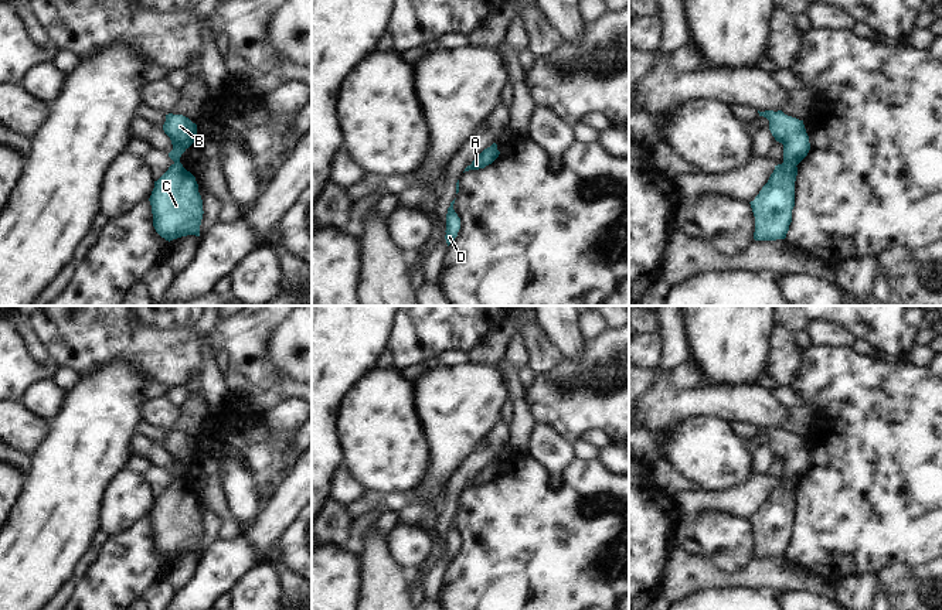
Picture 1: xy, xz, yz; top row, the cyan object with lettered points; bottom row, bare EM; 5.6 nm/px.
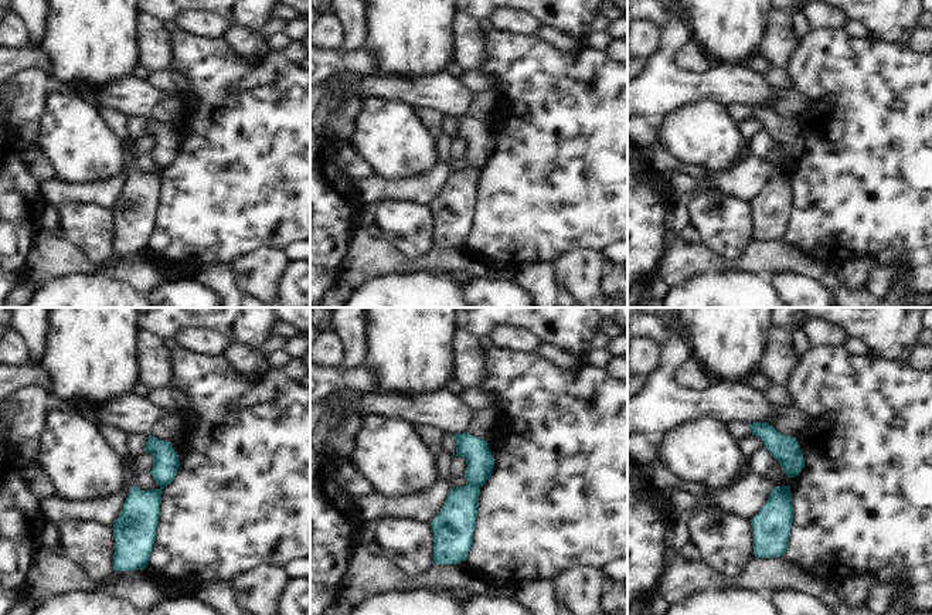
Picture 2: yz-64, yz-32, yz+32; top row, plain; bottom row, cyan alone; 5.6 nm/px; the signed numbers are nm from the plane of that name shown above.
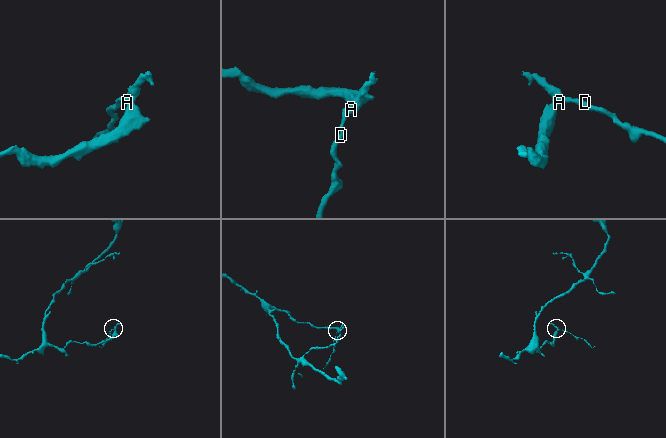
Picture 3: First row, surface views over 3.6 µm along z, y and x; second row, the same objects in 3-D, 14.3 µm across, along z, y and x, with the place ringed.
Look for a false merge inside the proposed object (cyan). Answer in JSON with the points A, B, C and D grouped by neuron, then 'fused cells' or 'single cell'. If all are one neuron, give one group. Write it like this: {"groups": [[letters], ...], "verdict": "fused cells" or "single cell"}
{"groups": [["A", "B", "D"], ["C"]], "verdict": "fused cells"}

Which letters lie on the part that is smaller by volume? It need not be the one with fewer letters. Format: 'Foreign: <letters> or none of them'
Foreign: A, B, D.

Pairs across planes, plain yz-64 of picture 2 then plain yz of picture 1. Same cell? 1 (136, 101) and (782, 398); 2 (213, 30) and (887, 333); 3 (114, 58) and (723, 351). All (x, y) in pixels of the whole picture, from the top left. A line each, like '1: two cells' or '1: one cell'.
1: two cells
2: two cells
3: one cell

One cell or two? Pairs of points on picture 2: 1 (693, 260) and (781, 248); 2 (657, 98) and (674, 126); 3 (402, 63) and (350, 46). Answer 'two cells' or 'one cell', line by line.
1: one cell
2: two cells
3: two cells

